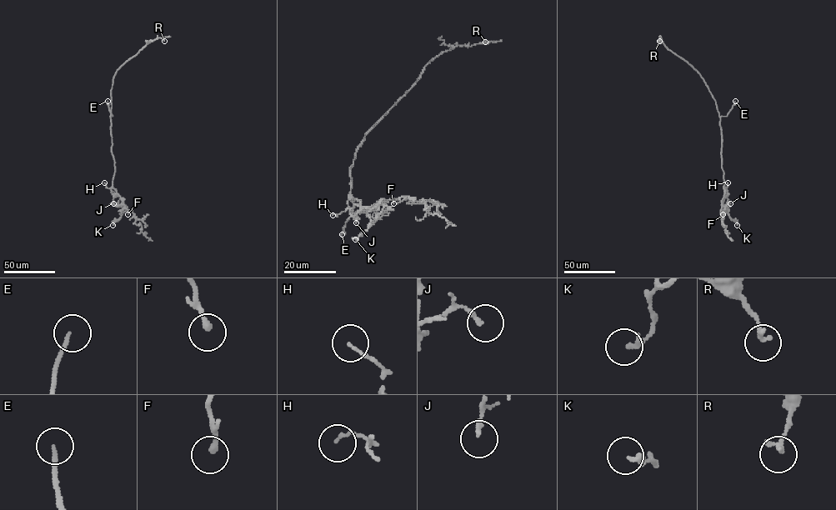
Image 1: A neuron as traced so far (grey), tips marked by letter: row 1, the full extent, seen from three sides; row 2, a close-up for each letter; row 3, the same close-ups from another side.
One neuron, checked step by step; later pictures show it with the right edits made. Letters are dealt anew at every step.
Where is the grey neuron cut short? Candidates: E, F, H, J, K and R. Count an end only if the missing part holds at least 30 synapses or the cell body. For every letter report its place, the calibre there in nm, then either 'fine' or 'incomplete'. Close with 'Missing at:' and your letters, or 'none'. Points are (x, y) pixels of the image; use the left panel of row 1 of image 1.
E: place (107, 101); calibre 160 nm; incomplete
F: place (127, 214); calibre 240 nm; incomplete
H: place (104, 182); calibre 90 nm; fine
J: place (113, 203); calibre 170 nm; fine
K: place (112, 225); calibre 200 nm; fine
R: place (164, 41); calibre 190 nm; fine
Missing at: E, F

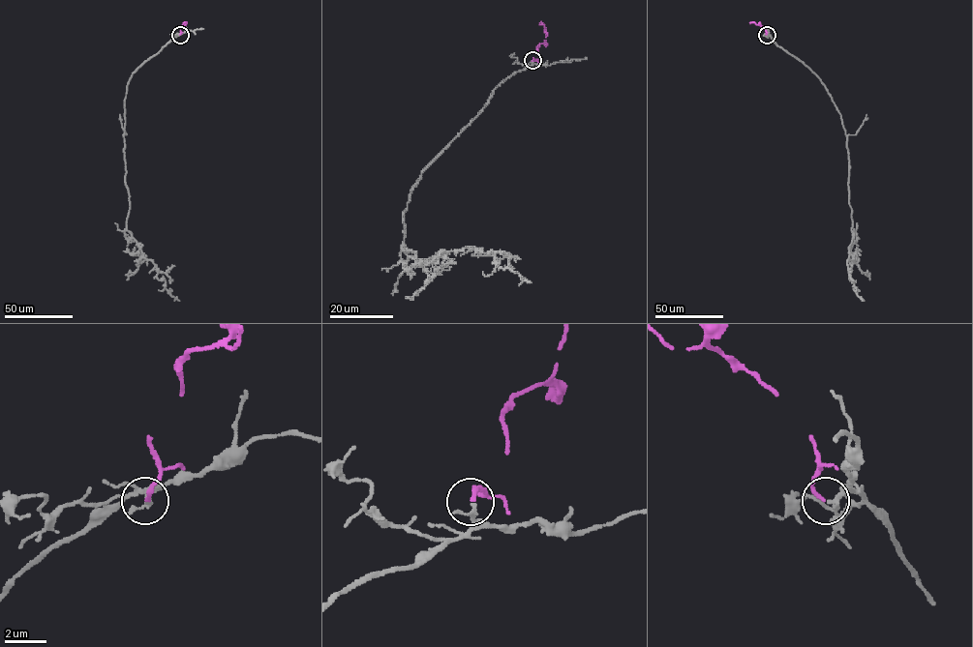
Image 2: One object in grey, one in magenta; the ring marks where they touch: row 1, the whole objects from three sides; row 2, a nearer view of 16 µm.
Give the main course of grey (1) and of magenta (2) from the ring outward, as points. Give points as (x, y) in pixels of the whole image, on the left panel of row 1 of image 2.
1: (180, 34), (132, 73), (124, 135), (130, 206), (126, 228), (156, 267), (156, 278), (179, 301)
2: (180, 34), (186, 24), (183, 22)

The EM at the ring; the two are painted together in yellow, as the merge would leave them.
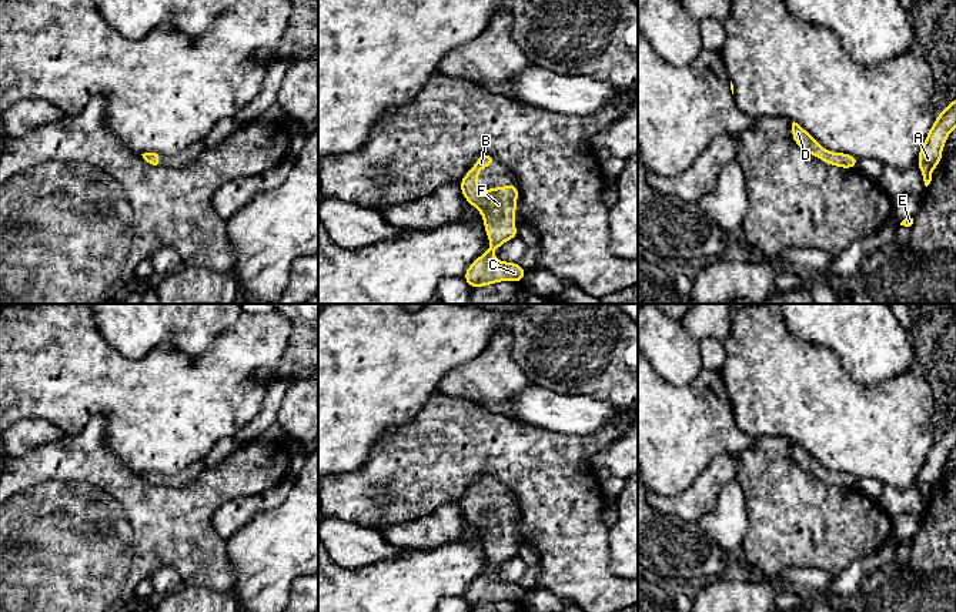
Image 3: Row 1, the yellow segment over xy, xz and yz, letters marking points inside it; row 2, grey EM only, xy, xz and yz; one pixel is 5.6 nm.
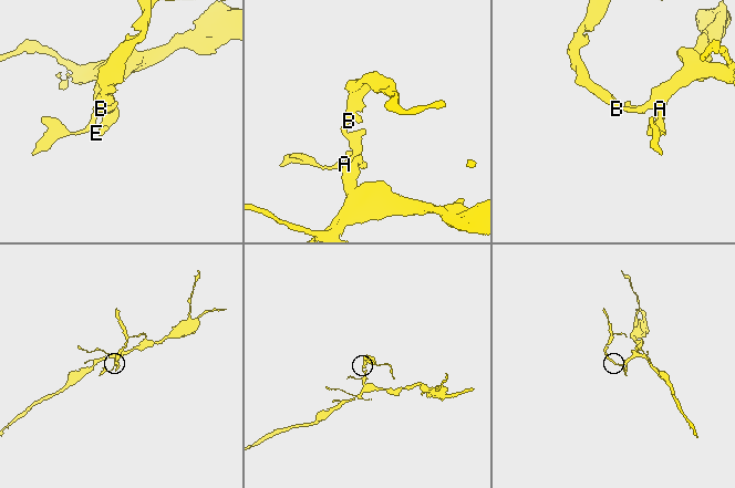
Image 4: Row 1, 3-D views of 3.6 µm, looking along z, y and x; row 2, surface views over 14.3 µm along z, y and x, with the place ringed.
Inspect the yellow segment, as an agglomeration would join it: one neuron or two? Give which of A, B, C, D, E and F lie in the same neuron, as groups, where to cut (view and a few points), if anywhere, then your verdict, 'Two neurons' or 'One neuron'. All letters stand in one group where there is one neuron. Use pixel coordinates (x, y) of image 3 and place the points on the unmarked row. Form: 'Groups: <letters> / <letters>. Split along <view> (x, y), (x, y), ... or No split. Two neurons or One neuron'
Groups: A B C D E F. No split. One neuron

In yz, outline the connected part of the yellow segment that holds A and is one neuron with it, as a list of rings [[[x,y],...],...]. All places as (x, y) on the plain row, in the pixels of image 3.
[[[956,418],[939,432],[936,441],[929,449],[925,464],[917,474],[917,484],[927,506],[932,501],[933,488],[942,481],[942,468],[956,447]]]

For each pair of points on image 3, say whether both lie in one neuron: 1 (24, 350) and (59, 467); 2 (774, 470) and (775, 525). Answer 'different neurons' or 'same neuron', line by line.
1: different neurons
2: same neuron

